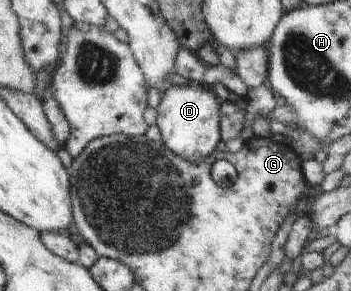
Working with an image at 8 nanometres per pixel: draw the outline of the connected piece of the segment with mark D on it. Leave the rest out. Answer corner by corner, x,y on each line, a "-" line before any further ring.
189,82
185,85
170,86
161,93
161,101
156,108
157,122
161,141
168,150
178,154
180,157
194,163
200,163
207,155
221,147
221,133
219,126
219,102
216,94
200,82

